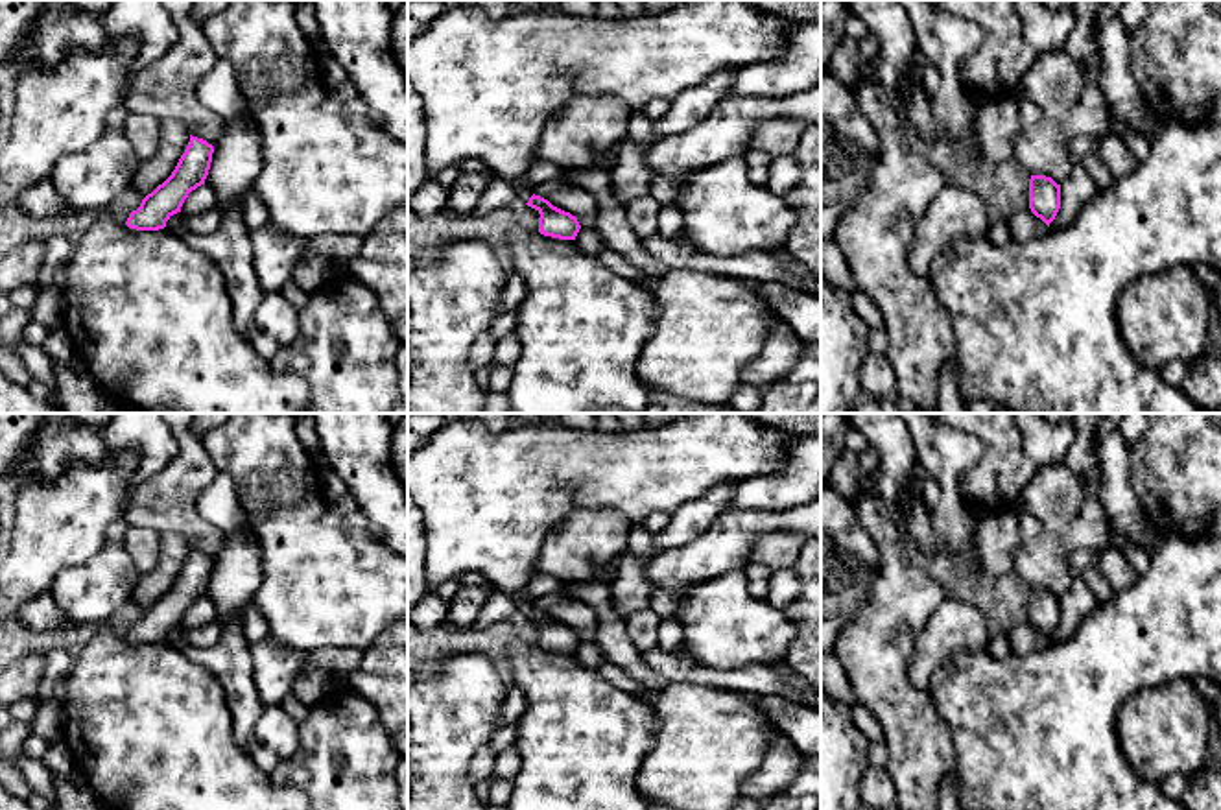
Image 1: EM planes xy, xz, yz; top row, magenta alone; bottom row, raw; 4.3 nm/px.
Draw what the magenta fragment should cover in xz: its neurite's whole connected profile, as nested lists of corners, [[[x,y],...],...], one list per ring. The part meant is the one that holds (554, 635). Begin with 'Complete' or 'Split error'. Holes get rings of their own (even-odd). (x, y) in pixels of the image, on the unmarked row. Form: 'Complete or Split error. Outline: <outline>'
Split error. Outline: [[[690,413],[662,426],[642,426],[622,432],[585,432],[561,424],[516,424],[492,432],[478,421],[448,419],[446,424],[424,439],[408,458],[408,496],[422,517],[426,541],[428,587],[441,585],[465,572],[480,572],[489,583],[518,602],[518,618],[535,622],[539,646],[559,653],[575,653],[581,638],[575,629],[553,620],[526,600],[524,589],[537,576],[535,559],[548,531],[574,511],[612,509],[633,524],[642,524],[653,513],[671,515],[682,504],[703,498],[719,483],[741,483],[754,476],[776,472],[786,459],[788,445],[802,434],[769,428],[747,413]]]

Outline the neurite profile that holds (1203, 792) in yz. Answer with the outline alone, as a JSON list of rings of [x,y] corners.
[[[1204,766],[1188,779],[1180,803],[1188,810],[1221,810],[1221,769]]]

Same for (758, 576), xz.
[[[749,563],[743,568],[743,572],[747,576],[749,594],[758,598],[758,600],[765,600],[767,592],[769,592],[769,581],[771,581],[773,570],[767,565]]]

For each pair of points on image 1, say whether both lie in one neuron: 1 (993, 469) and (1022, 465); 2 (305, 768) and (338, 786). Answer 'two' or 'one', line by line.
1: one
2: one

